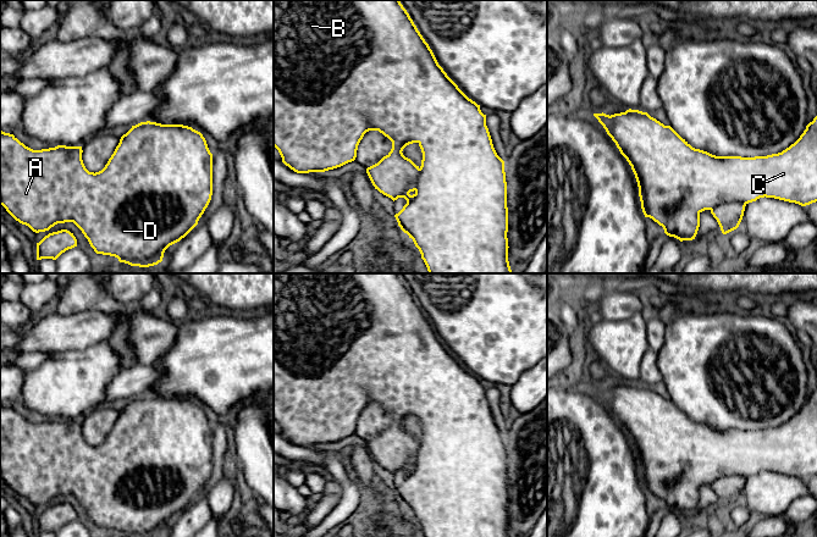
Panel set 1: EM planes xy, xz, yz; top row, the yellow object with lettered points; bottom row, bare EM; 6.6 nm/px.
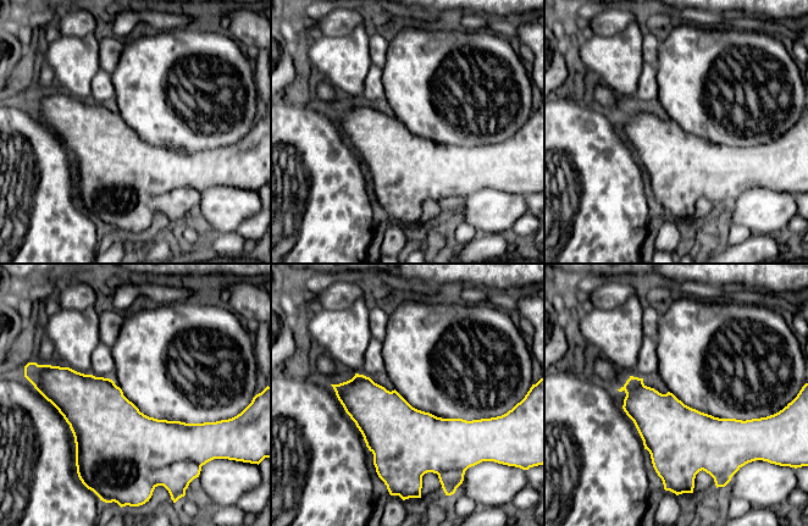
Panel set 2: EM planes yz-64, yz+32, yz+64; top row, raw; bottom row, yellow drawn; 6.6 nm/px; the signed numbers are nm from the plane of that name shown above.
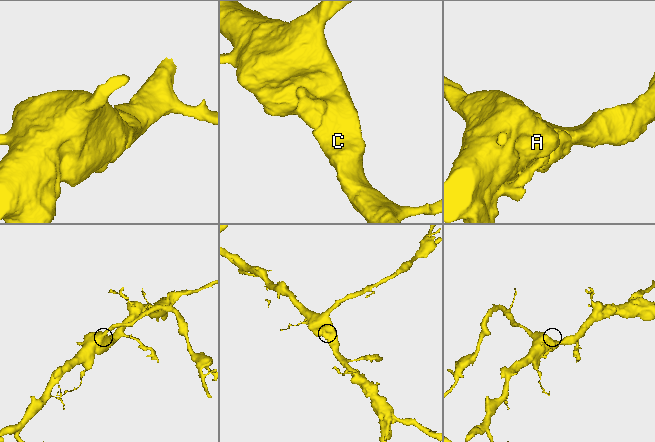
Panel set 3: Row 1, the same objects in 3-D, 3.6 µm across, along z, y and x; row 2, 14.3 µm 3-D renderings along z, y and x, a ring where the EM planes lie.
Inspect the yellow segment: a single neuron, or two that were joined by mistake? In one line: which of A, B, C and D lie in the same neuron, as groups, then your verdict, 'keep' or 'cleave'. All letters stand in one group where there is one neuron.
groups A B C D; keep

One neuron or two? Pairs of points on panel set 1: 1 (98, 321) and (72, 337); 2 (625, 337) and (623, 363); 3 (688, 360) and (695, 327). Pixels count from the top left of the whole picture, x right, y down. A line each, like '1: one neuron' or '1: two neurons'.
1: one neuron
2: one neuron
3: one neuron

